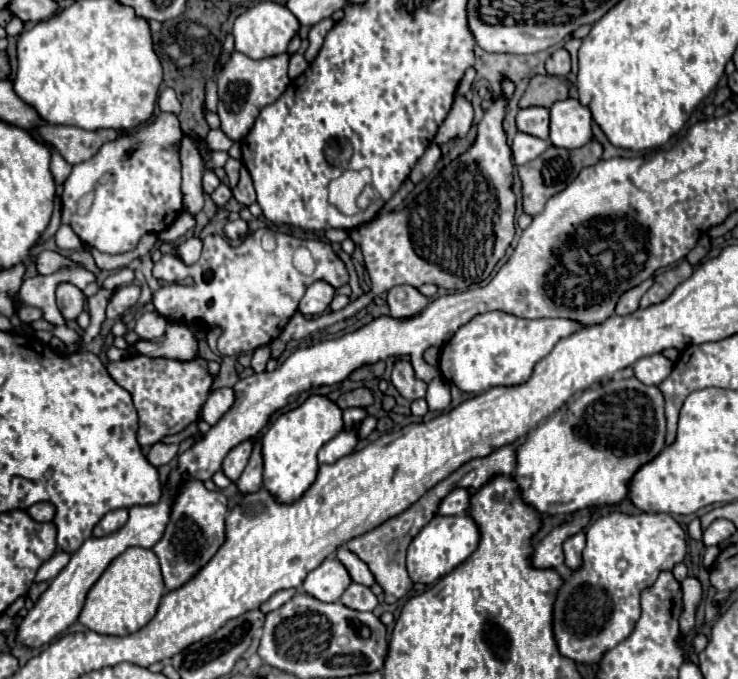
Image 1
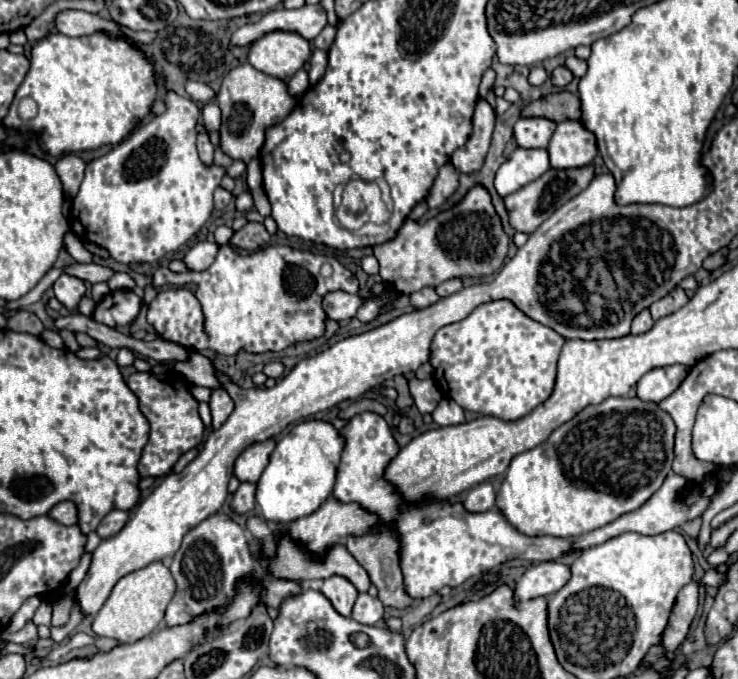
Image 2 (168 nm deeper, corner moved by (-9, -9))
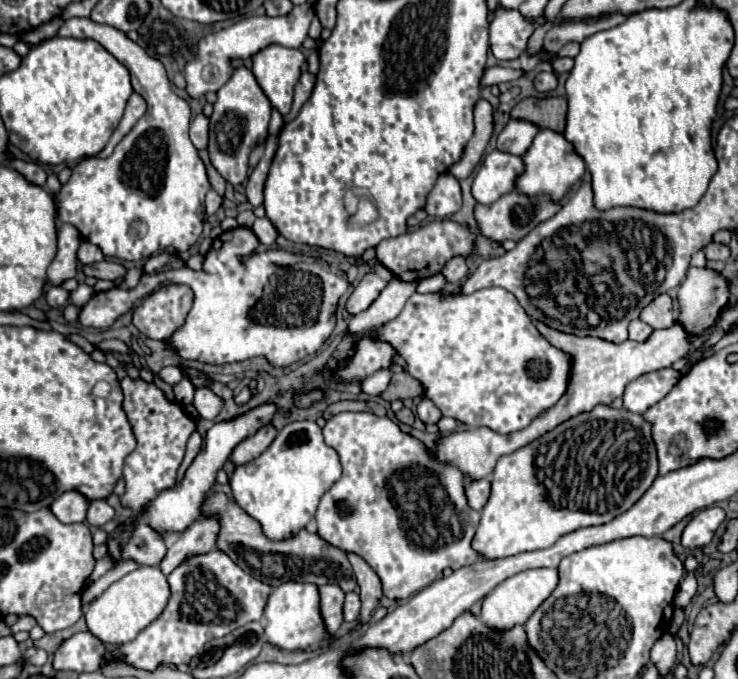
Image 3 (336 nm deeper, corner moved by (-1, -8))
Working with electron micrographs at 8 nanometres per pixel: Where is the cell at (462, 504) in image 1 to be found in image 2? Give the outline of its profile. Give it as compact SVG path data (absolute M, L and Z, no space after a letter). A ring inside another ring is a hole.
M491 482L477 484L471 488L463 500L467 512L487 512L495 506L495 488Z

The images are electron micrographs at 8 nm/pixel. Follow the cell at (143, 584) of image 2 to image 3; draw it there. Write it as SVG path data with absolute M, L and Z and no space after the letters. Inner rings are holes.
M137 567L135 571L115 581L105 593L101 593L95 601L91 601L85 607L87 627L93 635L97 635L105 643L111 645L129 643L139 635L139 631L143 631L163 613L169 595L171 593L167 577L159 571L159 567Z

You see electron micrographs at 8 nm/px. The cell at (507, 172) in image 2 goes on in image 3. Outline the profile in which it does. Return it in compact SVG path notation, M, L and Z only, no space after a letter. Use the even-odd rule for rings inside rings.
M491 151L485 155L475 179L473 197L477 203L489 205L501 195L515 189L515 177L523 171L523 159L503 151Z

